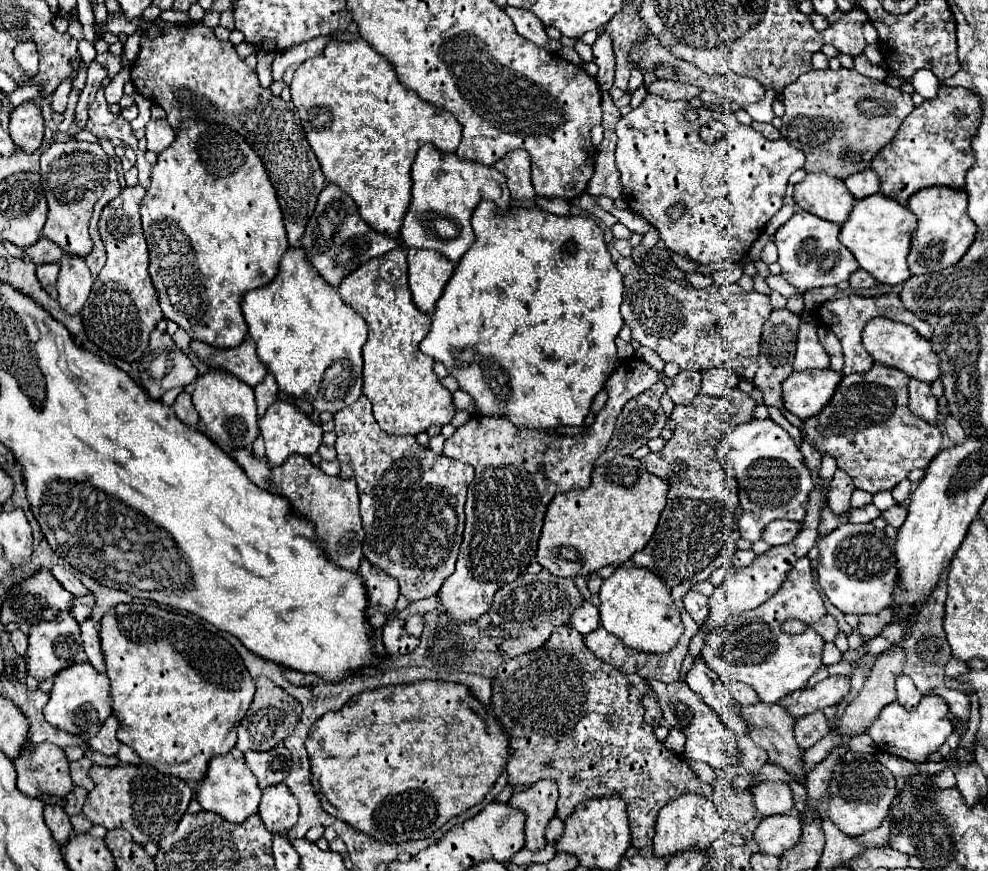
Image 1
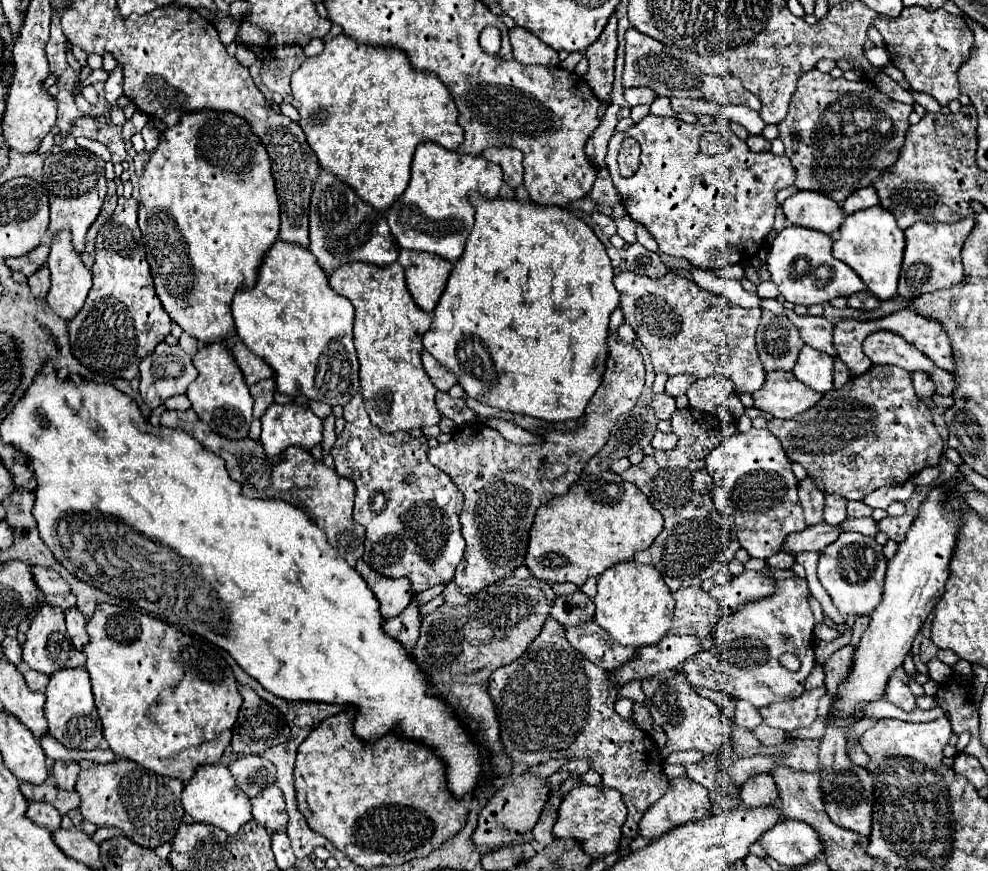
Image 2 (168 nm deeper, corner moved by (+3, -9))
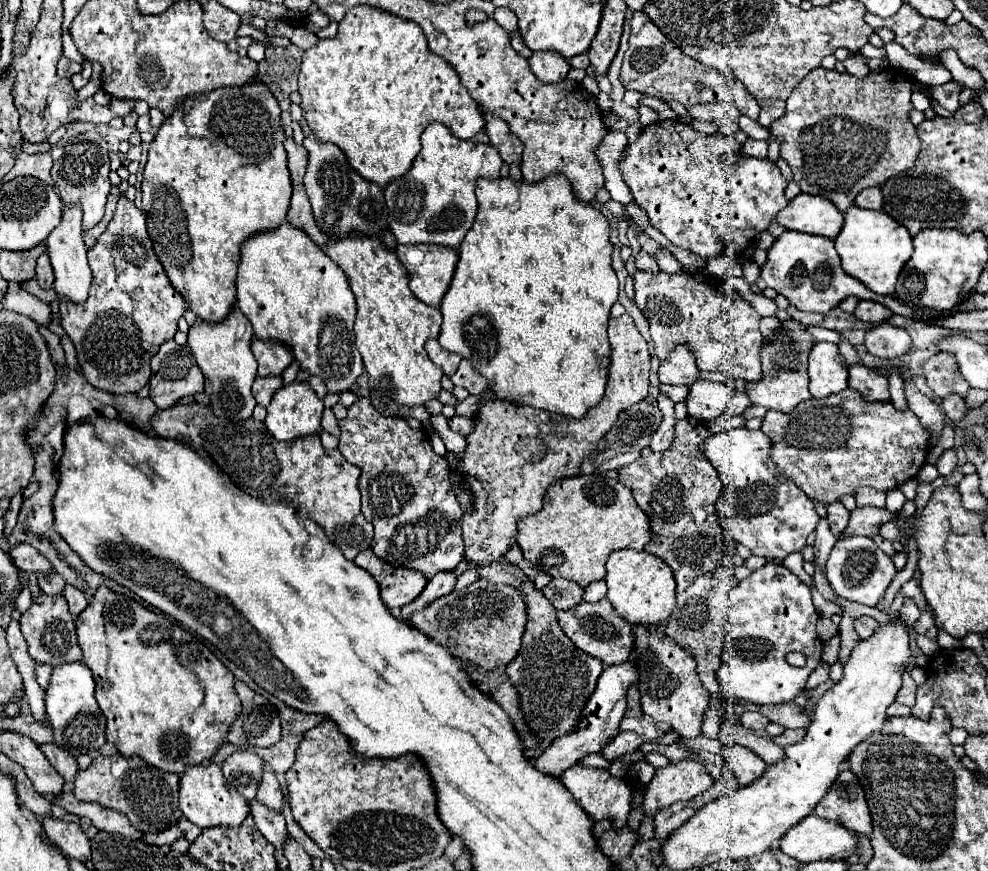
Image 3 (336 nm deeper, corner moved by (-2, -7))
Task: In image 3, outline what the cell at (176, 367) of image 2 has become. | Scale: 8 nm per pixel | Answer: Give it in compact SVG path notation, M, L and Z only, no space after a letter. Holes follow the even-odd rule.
M169 340L161 344L151 360L151 400L157 408L165 410L175 406L181 398L203 392L203 374L187 348Z

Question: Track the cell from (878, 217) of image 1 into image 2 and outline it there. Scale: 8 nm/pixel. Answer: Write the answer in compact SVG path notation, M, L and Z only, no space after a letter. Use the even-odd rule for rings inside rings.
M872 206L848 214L840 226L838 238L834 240L832 254L844 264L848 264L866 284L866 288L872 294L876 294L880 300L888 300L896 296L902 254L904 254L904 232L898 228L896 218L892 216L890 210L882 206Z

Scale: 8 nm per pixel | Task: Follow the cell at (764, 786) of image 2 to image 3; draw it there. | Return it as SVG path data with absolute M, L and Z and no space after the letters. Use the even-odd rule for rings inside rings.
M739 744L725 746L723 758L725 758L727 766L735 772L741 786L747 786L755 778L759 778L767 768L767 764L755 752L749 752L749 748L743 748Z

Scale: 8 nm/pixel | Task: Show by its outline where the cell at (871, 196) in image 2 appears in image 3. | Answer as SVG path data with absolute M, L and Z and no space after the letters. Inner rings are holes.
M865 188L865 192L861 192L861 196L857 196L855 206L869 208L869 210L881 210L881 206L883 206L881 188Z

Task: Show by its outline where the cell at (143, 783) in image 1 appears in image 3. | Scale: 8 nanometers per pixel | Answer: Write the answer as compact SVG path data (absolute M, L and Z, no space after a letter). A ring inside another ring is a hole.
M97 756L89 768L79 770L75 778L73 794L81 802L99 802L105 808L113 808L117 812L127 814L127 818L133 822L135 828L141 828L141 832L163 832L171 826L177 826L181 818L181 810L177 808L177 774L169 774L163 770L157 770L155 766L143 762L139 756L127 758L127 770L121 776L113 774L113 764L117 762L117 756L105 758Z

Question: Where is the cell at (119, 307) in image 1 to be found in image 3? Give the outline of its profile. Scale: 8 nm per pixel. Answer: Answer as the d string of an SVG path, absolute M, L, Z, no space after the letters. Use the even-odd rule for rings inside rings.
M123 194L117 202L117 210L113 220L107 224L107 230L99 236L97 244L89 250L89 266L93 266L93 282L89 290L89 298L81 304L73 304L71 300L59 300L63 322L67 336L75 344L77 360L83 368L85 378L99 390L111 394L137 394L151 376L149 360L157 354L159 344L171 340L177 332L177 320L185 312L183 296L169 282L155 250L153 242L145 228L145 212L135 208Z

